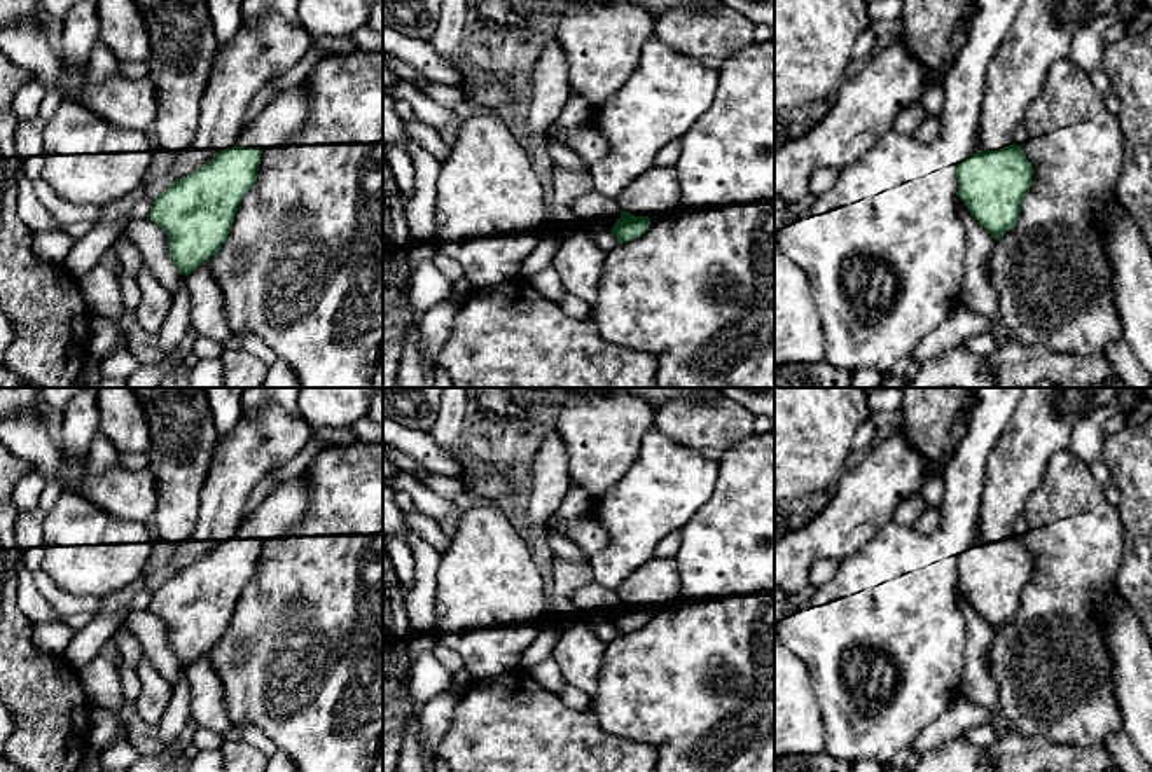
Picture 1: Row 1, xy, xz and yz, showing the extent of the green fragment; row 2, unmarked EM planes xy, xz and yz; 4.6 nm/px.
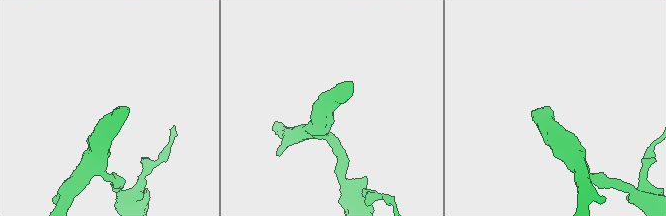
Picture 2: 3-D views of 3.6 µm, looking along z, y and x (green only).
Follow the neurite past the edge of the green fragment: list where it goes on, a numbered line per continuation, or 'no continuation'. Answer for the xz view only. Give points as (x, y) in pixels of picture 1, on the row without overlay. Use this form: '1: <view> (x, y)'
1: xz (656, 584)

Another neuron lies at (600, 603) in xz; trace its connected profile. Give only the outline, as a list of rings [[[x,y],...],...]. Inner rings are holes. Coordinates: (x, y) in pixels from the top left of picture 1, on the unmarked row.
[[[594,582],[575,592],[577,617],[582,622],[610,622],[621,610],[621,603],[617,590],[608,590]]]

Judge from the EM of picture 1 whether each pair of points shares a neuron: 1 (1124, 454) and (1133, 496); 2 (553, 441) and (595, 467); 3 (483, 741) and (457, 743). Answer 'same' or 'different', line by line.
1: same
2: different
3: same

